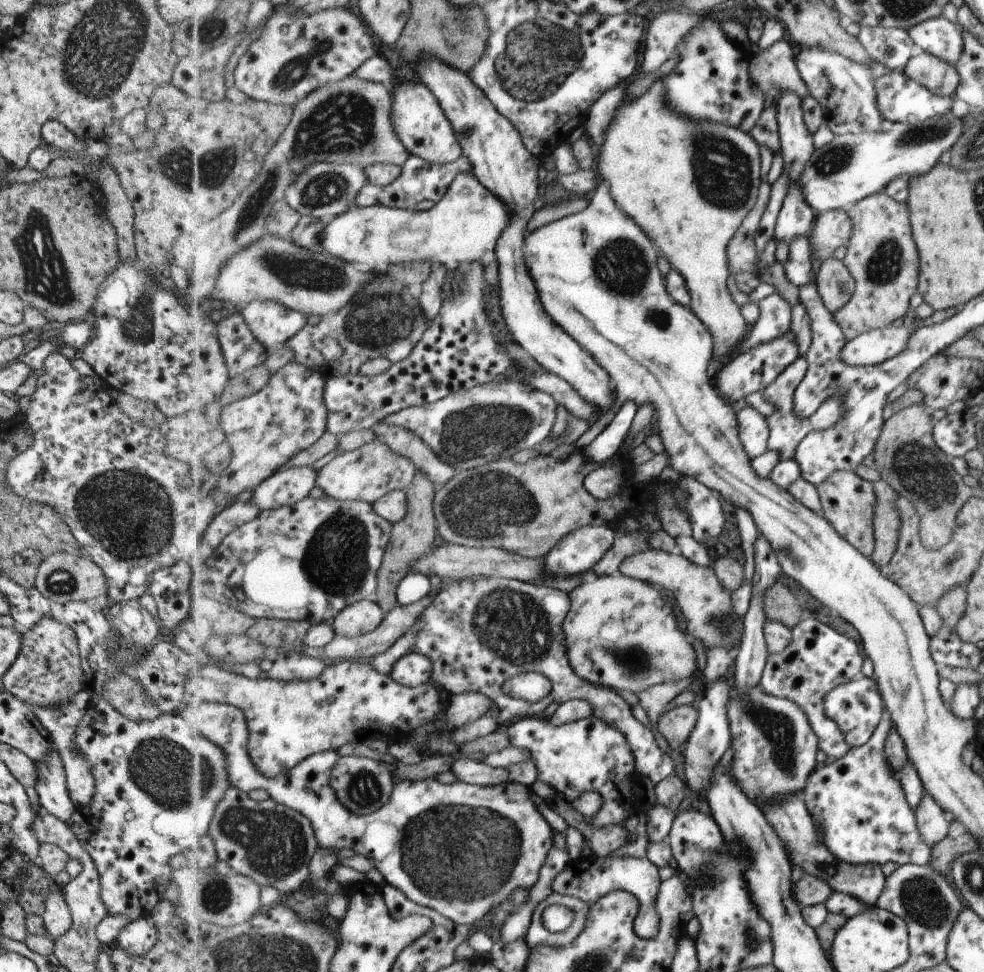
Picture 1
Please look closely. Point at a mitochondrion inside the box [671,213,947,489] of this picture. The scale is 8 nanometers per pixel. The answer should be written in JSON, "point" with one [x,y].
{"point":[885,264]}

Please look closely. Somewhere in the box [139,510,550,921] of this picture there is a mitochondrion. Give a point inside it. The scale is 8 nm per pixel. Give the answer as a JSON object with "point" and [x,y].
{"point":[460,855]}

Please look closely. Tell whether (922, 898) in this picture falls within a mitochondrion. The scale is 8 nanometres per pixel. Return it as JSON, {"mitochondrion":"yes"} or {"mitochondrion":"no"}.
{"mitochondrion":"yes"}

